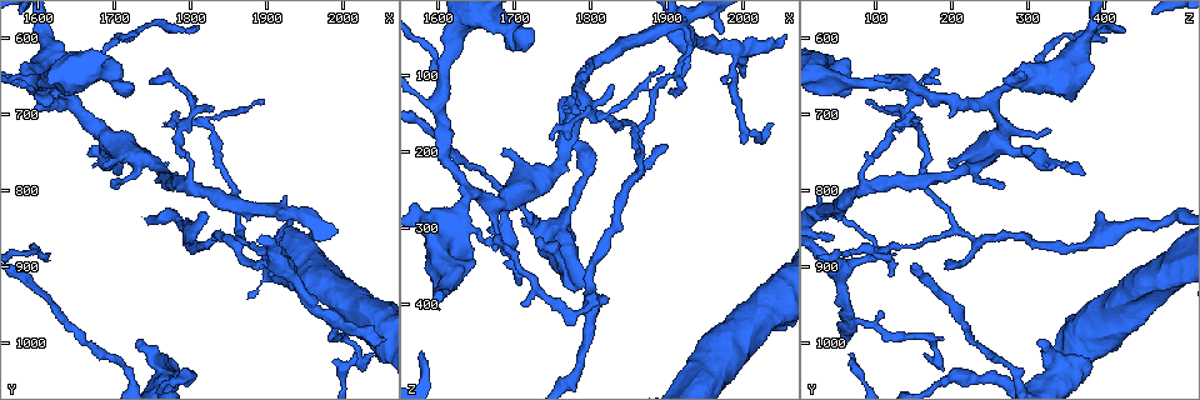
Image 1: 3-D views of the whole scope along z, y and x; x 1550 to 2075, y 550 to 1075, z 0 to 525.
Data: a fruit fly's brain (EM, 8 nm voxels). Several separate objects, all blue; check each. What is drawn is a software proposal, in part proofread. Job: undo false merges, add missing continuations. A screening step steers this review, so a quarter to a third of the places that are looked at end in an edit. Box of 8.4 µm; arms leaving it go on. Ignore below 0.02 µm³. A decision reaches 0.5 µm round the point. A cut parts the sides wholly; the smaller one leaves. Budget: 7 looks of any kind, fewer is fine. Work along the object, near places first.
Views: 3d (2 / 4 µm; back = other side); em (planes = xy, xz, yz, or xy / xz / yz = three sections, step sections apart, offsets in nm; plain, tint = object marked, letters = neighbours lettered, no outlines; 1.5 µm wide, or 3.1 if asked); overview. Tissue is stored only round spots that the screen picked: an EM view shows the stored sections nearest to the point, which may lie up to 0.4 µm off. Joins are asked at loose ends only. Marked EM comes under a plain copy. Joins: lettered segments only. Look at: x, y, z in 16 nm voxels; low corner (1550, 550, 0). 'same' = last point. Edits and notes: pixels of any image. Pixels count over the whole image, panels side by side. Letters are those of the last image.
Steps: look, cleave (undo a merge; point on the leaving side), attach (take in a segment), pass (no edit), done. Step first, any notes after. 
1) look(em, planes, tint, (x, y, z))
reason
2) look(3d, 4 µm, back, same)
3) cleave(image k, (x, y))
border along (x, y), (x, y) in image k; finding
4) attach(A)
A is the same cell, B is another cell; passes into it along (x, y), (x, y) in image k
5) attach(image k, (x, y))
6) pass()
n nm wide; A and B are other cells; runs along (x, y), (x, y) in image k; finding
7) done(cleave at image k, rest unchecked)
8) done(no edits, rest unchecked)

look(em, planes, letters, (1810, 830, 395))
branch stops here

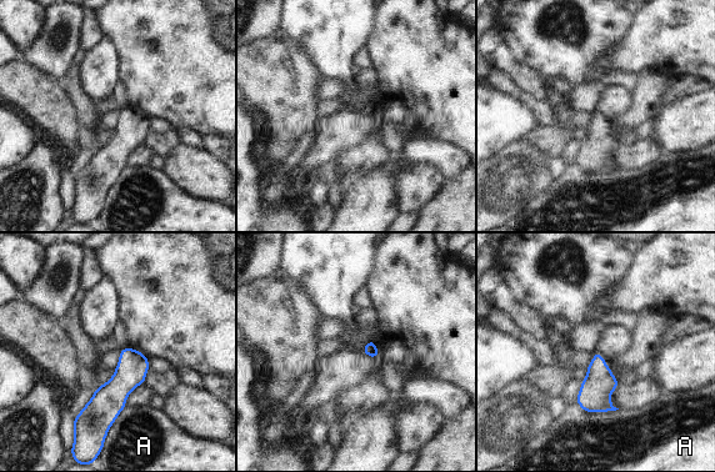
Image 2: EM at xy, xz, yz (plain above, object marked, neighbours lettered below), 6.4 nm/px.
pass()
A is another cell; border along (575, 403), (590, 412), (618, 410) in image 2; none of them fits

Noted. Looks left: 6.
look(3d, 2 µm, (1780, 1020, 375))
stops while still wide

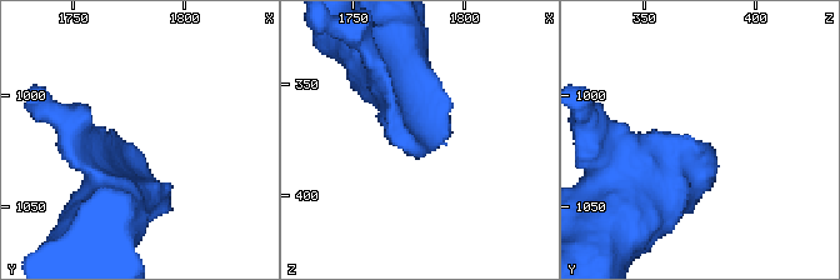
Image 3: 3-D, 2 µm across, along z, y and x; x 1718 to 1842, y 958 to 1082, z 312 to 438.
look(em, planes, letters, (1775, 1023, 378))

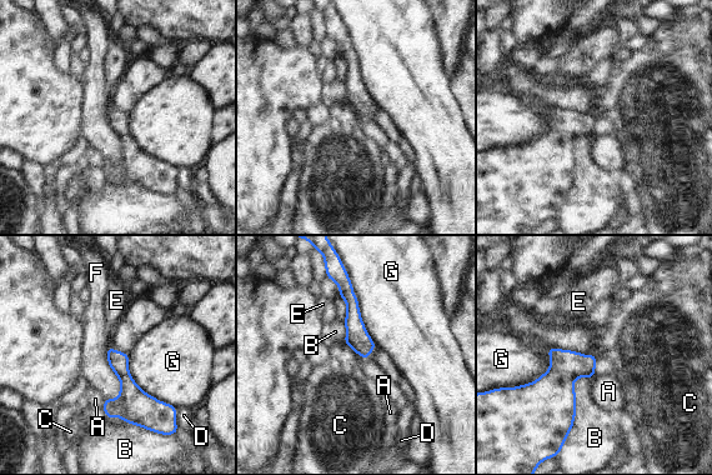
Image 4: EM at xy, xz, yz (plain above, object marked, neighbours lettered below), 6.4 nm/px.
pass()
A, B, C, D, E, F and G are other cells; runs along (110, 351), (129, 388), (173, 419) in image 4; none of them fits

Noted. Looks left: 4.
look(3d, 4 µm, (1790, 705, 135))
branch point

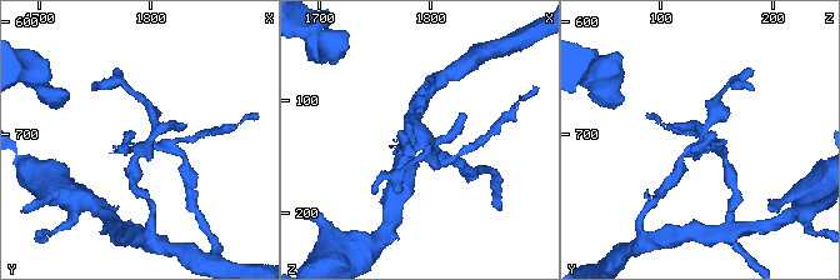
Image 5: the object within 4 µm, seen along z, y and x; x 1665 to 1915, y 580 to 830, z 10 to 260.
look(em, yz, step 8, letters, (1796, 712, 138))
shape alone is not enough

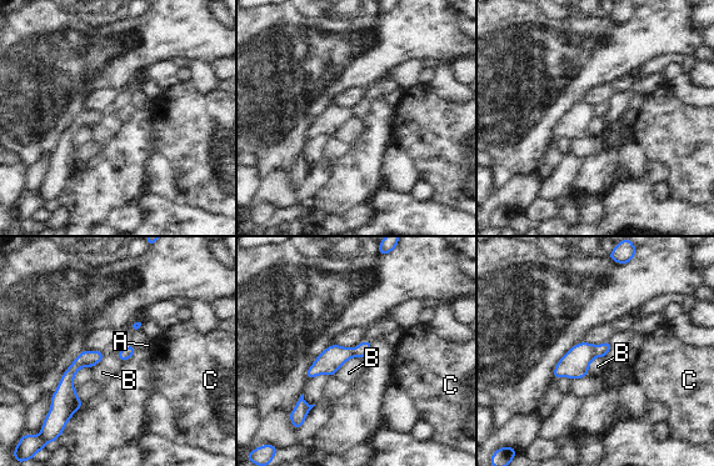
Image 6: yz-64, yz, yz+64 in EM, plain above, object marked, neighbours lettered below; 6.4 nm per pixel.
cleave(image 6, (602, 350))
A, B and C are other cells; border along (597, 346), (594, 356) in image 6; two cells meet here

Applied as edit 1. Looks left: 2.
done(cleave at image 6, rest unchecked)

